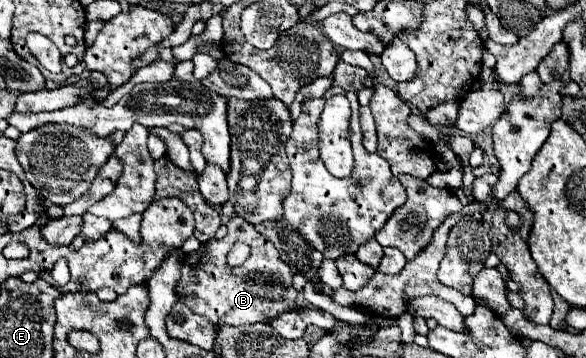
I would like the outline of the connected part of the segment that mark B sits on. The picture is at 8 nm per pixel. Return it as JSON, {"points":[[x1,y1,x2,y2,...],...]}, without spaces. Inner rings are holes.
{"points":[[234,216,228,222,228,234,224,238,212,238,200,244,196,252,184,256,176,298,194,314,208,318,214,326,244,326,260,322,266,314,282,314,290,310,290,302,298,300,298,292,292,286,292,272,282,262,278,250,254,226,250,226,250,222],[236,242,246,242,250,246,250,258,242,266,230,268,226,256]]}

